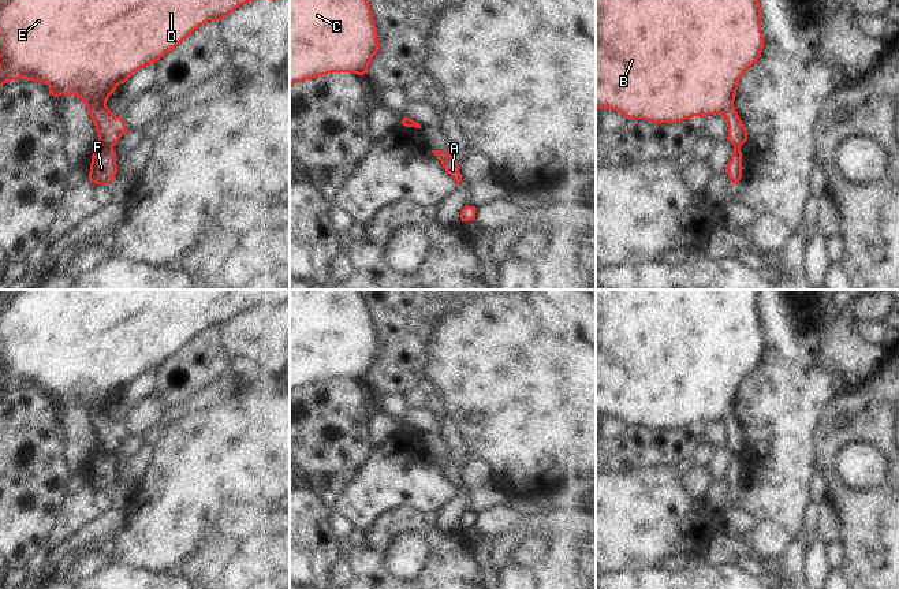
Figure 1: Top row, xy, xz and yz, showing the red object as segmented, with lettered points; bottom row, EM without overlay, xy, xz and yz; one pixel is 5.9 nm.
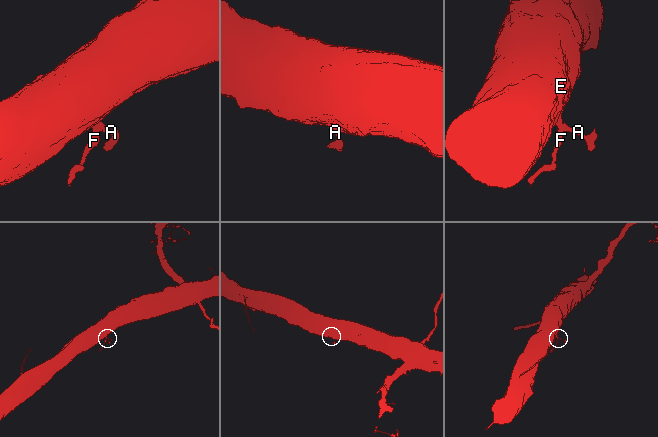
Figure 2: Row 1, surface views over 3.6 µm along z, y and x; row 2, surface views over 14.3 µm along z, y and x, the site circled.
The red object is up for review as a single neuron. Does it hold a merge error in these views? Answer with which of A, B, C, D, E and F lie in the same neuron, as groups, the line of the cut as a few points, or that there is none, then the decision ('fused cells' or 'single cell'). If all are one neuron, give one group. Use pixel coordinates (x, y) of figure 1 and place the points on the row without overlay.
A B C D E / F; cut in xy along (99, 450), (112, 454); fused cells

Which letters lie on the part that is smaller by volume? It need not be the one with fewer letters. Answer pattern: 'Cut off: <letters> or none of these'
Cut off: F

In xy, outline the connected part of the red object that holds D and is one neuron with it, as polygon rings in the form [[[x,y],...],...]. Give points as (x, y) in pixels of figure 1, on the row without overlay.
[[[15,290],[0,298],[0,392],[26,384],[49,392],[53,403],[74,400],[87,413],[98,451],[113,454],[128,439],[107,413],[109,402],[135,377],[158,368],[209,327],[221,327],[251,306],[290,301],[290,290]]]

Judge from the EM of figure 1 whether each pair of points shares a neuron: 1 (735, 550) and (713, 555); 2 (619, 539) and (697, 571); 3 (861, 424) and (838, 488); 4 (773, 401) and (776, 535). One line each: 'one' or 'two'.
1: one
2: two
3: one
4: two

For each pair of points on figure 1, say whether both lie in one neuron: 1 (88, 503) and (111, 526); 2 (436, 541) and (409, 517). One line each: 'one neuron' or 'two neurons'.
1: two neurons
2: one neuron

